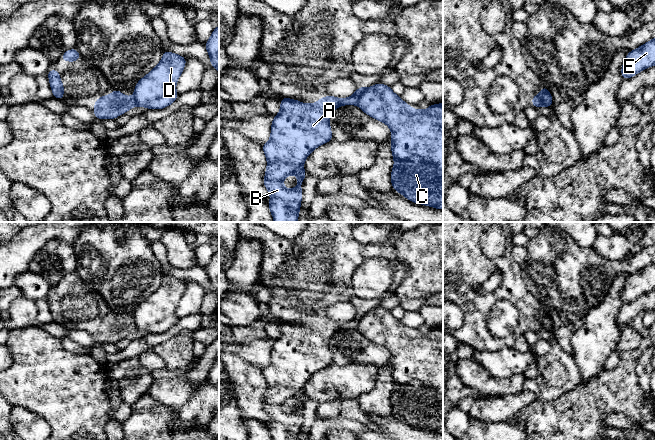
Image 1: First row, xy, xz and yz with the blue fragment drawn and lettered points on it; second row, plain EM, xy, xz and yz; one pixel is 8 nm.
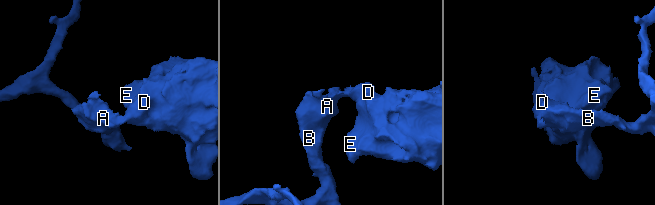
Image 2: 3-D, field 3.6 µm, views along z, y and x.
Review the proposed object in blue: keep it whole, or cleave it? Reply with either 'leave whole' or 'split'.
split

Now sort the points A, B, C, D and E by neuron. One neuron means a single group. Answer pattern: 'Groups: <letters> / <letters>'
Groups: A B / C D E

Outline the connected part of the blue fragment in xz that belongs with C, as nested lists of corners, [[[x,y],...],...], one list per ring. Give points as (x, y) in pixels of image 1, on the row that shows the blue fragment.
[[[376,83],[364,91],[356,104],[366,115],[385,123],[391,130],[391,153],[394,159],[390,179],[392,189],[412,203],[443,210],[443,102],[425,109],[413,109],[391,87]]]

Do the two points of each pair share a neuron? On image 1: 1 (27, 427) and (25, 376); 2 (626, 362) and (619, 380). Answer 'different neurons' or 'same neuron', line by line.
1: different neurons
2: same neuron

